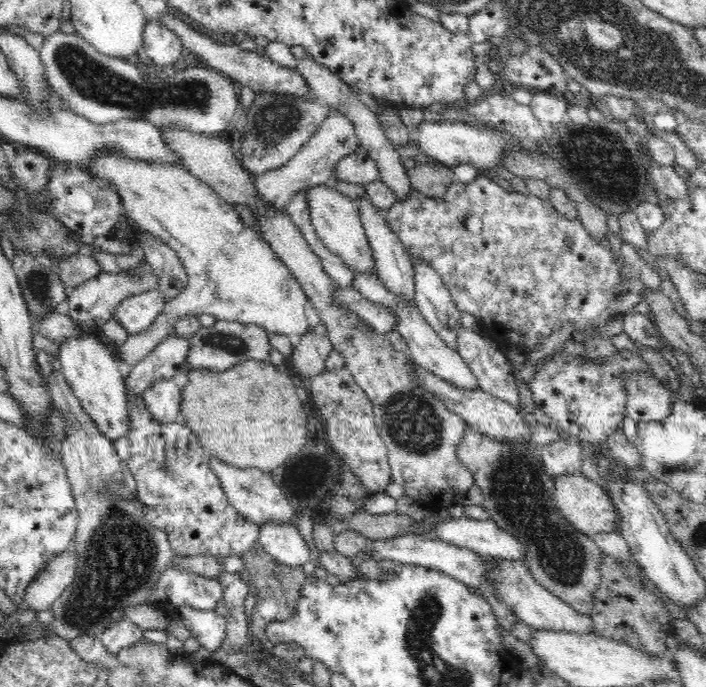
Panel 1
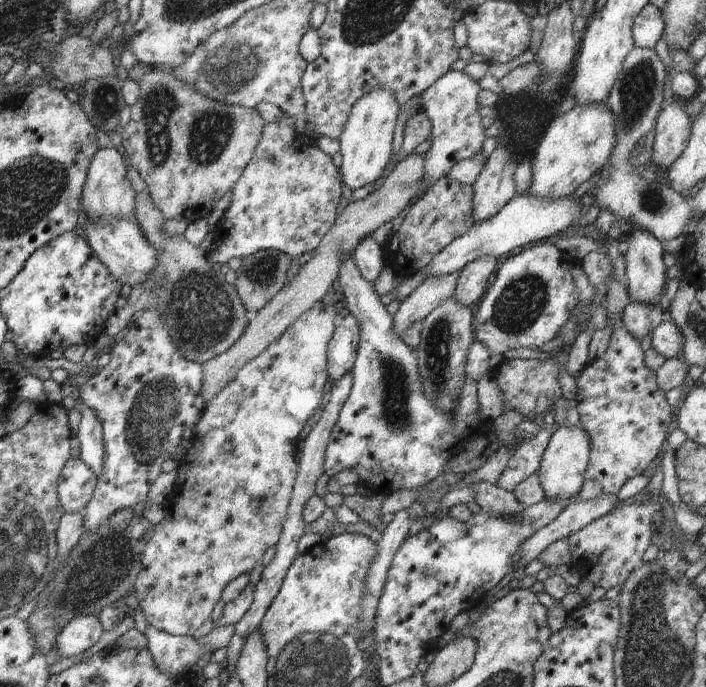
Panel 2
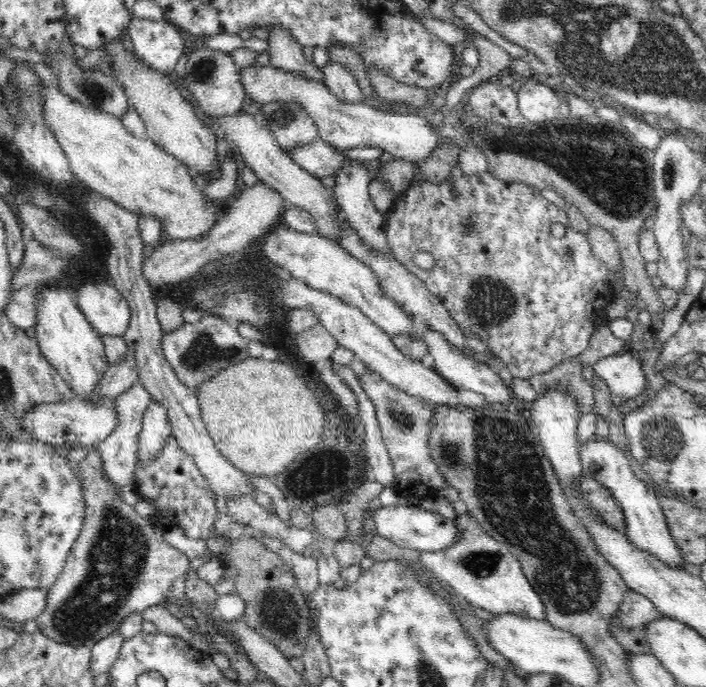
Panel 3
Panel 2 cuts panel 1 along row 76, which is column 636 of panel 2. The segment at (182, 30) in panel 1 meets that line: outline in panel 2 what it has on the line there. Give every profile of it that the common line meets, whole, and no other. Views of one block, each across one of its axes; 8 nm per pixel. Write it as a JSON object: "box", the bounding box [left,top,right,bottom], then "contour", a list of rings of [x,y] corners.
{"box":[625,228,668,305],"contour":[[[627,228],[628,231],[628,251],[625,254],[626,260],[626,278],[628,278],[628,296],[632,303],[644,303],[652,305],[653,303],[664,302],[664,292],[668,278],[666,276],[667,268],[663,261],[665,248],[661,240],[658,240],[648,231],[634,228]]]}

